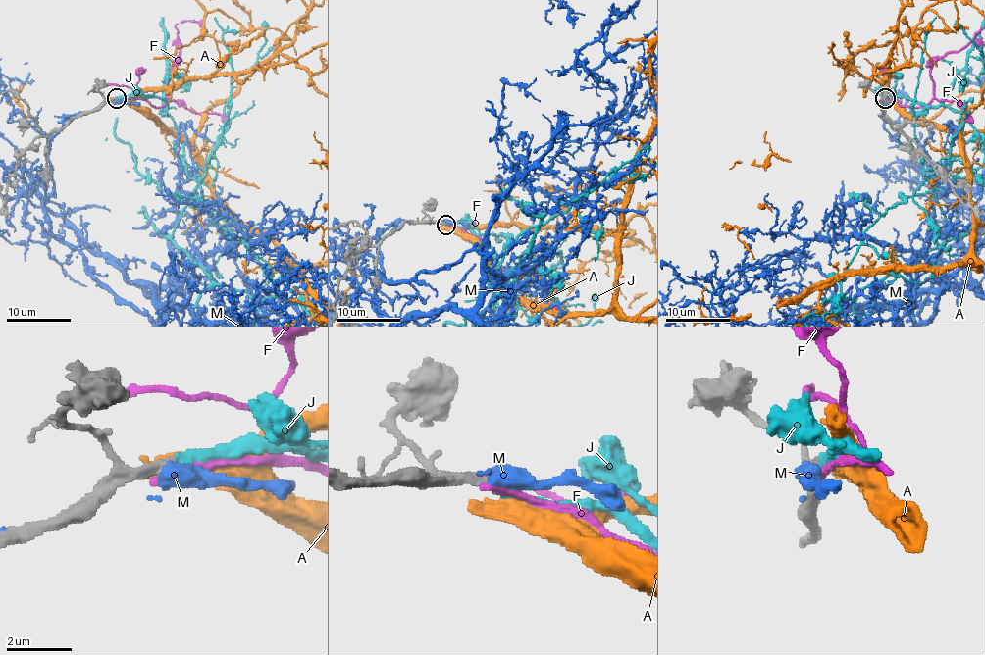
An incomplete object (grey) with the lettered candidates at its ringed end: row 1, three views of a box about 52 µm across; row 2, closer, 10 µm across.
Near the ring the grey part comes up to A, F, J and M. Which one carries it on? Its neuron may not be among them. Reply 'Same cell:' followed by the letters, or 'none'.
Same cell: J

